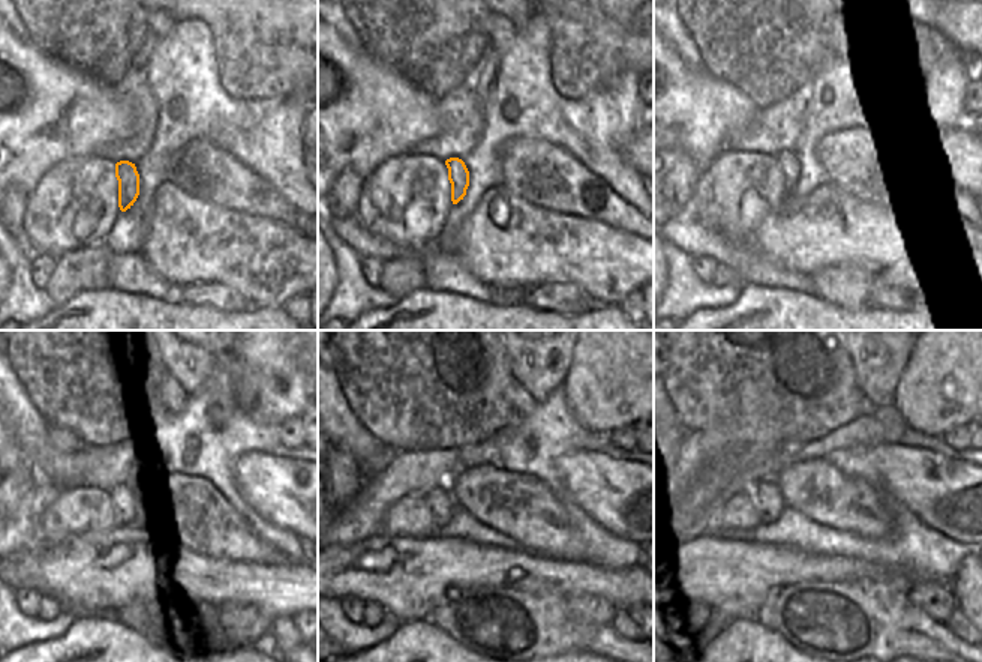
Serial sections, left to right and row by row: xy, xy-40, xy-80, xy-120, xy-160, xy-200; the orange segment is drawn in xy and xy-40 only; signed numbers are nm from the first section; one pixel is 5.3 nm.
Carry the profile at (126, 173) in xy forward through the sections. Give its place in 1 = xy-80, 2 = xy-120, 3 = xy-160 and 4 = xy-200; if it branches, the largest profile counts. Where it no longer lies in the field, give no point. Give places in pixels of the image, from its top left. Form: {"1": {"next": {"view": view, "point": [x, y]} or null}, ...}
{"1": {"next": {"view": "xy-80", "point": [789, 164]}}, "2": {"next": {"view": "xy-120", "point": [113, 496]}}, "3": {"next": {"view": "xy-160", "point": [440, 502]}}, "4": {"next": {"view": "xy-200", "point": [768, 502]}}}

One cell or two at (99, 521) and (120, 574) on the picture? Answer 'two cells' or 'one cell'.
two cells

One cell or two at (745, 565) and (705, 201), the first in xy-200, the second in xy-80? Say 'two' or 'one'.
two

